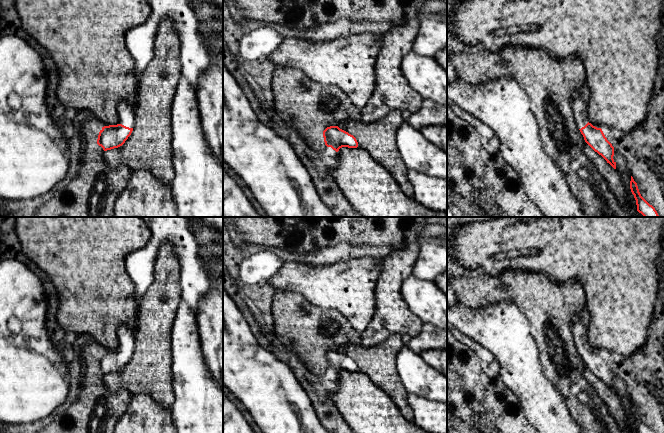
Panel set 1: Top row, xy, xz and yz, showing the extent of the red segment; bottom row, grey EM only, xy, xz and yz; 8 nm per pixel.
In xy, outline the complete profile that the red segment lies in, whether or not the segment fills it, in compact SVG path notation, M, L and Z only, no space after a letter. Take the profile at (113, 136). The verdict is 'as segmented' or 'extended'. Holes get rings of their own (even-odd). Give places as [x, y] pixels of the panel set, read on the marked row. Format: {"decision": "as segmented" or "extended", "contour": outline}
{"decision": "extended", "contour": "M126 100L117 106L118 124L104 126L99 132L97 144L104 151L122 146L131 135L134 127L134 110Z"}

